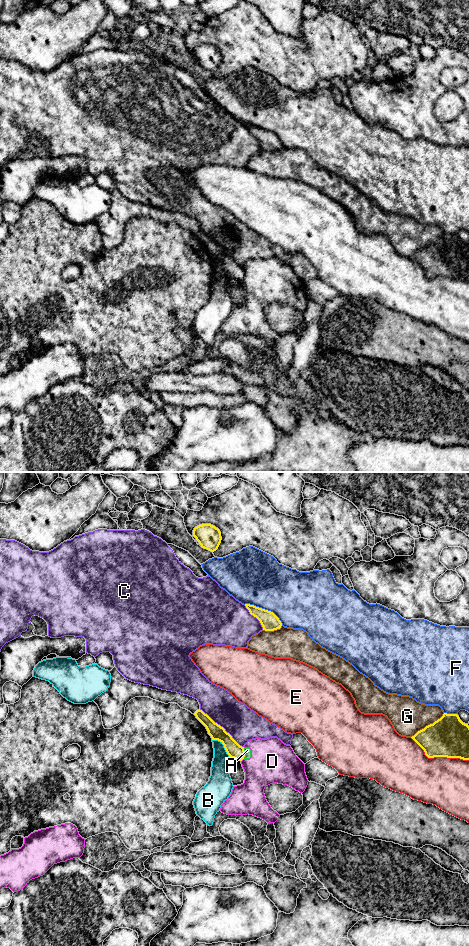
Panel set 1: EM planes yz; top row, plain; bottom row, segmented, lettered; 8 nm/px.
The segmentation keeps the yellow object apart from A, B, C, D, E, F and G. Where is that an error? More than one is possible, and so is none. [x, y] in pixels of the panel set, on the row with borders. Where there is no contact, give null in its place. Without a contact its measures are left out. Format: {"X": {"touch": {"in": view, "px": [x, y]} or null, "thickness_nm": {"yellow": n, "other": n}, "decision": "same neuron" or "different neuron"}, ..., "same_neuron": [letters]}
{"A": {"touch": {"in": "yz", "px": [244, 753]}, "thickness_nm": {"yellow": 120, "other": 50}, "decision": "different neuron"}, "B": {"touch": {"in": "yz", "px": [224, 746]}, "thickness_nm": {"yellow": 120, "other": 150}, "decision": "different neuron"}, "C": {"touch": {"in": "yz", "px": [220, 726]}, "thickness_nm": {"yellow": 120, "other": 280}, "decision": "different neuron"}, "D": {"touch": {"in": "yz", "px": [242, 759]}, "thickness_nm": {"yellow": 120, "other": 340}, "decision": "different neuron"}, "E": {"touch": {"in": "yz", "px": [438, 756]}, "thickness_nm": {"yellow": 320, "other": 400}, "decision": "different neuron"}, "F": {"touch": {"in": "yz", "px": [264, 609]}, "thickness_nm": {"yellow": 140, "other": 420}, "decision": "different neuron"}, "G": {"touch": {"in": "yz", "px": [428, 725]}, "thickness_nm": {"yellow": 320, "other": 280}, "decision": "different neuron"}, "same_neuron": []}

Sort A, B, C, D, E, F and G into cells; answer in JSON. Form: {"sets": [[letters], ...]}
{"sets": [["A", "D"], ["B"], ["C"], ["E"], ["F"], ["G"]]}

